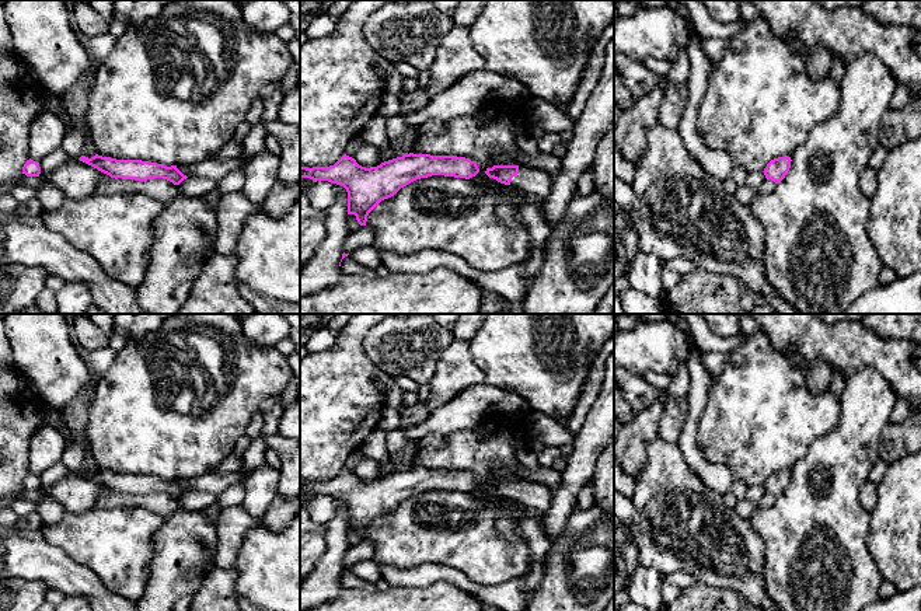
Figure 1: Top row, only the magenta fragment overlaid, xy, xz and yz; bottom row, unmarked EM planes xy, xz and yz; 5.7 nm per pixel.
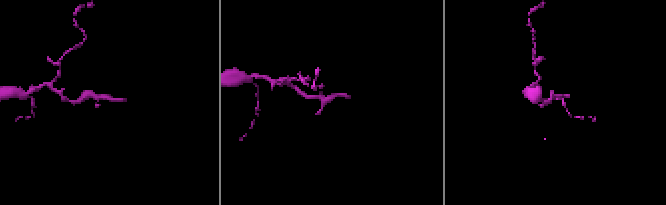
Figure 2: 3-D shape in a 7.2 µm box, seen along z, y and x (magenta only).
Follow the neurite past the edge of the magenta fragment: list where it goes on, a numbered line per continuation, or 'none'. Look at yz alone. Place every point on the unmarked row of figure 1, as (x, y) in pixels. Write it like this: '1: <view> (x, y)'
none

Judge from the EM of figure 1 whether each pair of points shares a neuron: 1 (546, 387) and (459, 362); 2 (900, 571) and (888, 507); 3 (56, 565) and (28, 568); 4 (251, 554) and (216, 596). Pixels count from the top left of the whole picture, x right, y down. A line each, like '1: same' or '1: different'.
1: different
2: same
3: same
4: different

